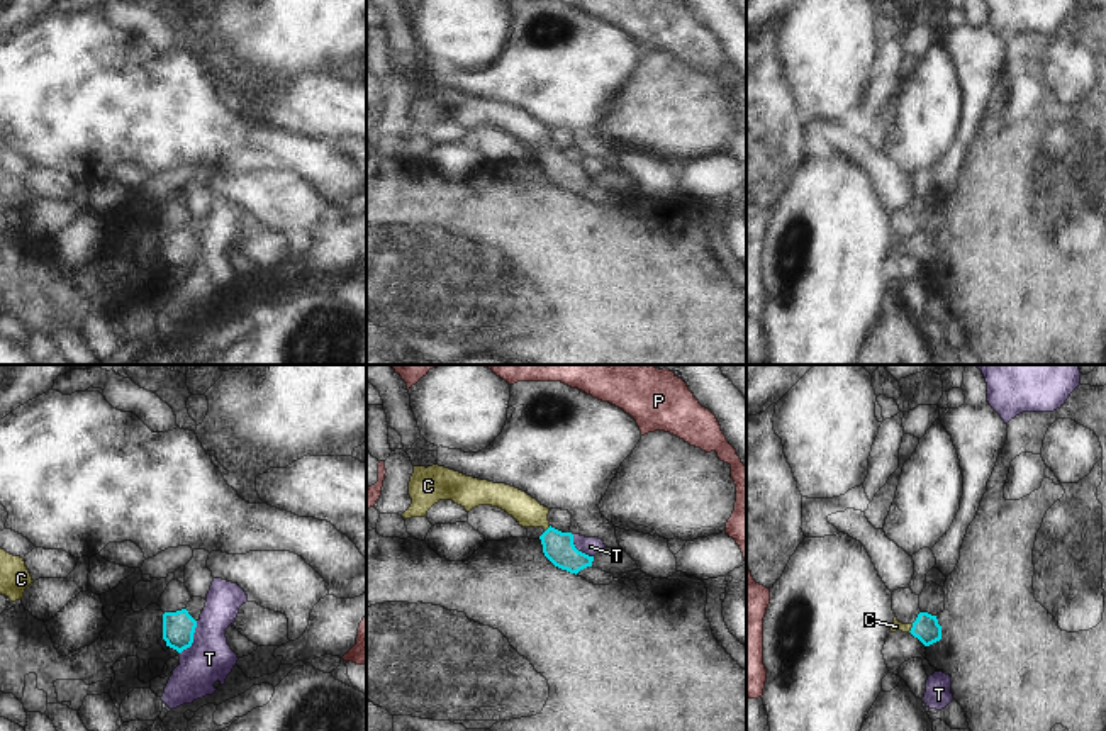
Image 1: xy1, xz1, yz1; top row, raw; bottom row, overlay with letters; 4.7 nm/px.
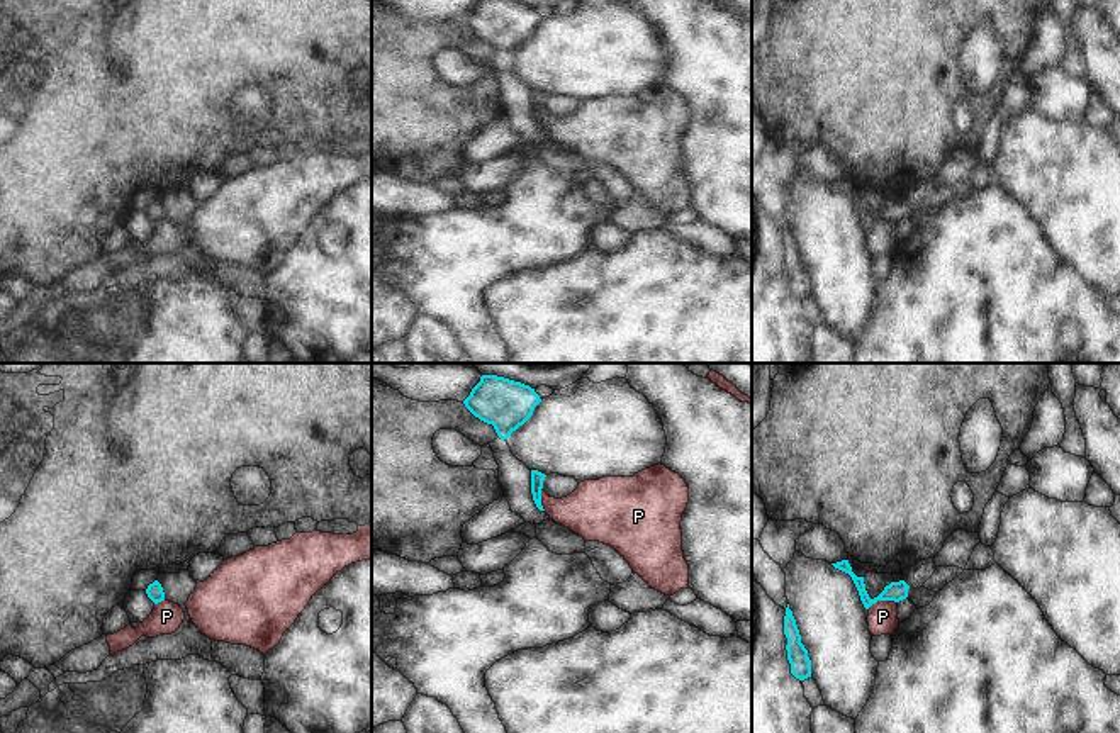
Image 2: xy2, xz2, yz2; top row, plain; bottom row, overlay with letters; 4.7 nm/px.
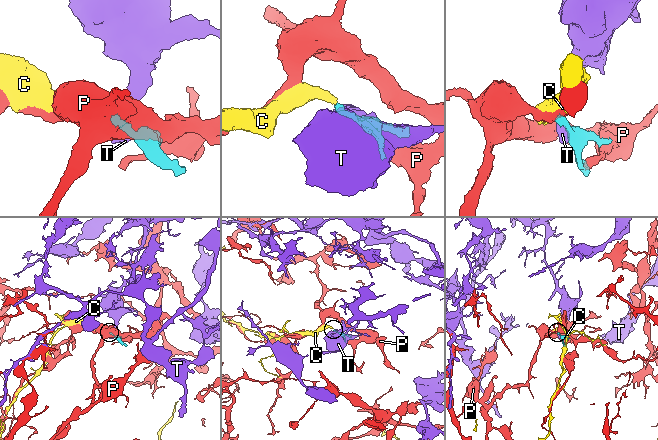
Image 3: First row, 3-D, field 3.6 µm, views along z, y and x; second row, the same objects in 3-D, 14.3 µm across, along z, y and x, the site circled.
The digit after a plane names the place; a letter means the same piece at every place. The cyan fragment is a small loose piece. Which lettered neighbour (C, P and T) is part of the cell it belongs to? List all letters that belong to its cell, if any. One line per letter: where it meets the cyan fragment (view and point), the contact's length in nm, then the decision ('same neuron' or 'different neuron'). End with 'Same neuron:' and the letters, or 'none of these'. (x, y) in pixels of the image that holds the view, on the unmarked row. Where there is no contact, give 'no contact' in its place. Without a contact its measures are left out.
C: contact yz1 (911, 248); length 50 nm; same neuron
P: contact yz2 (881, 219); length 150 nm; different neuron
T: contact xy1 (192, 258); length 180 nm; different neuron
Same neuron: C

